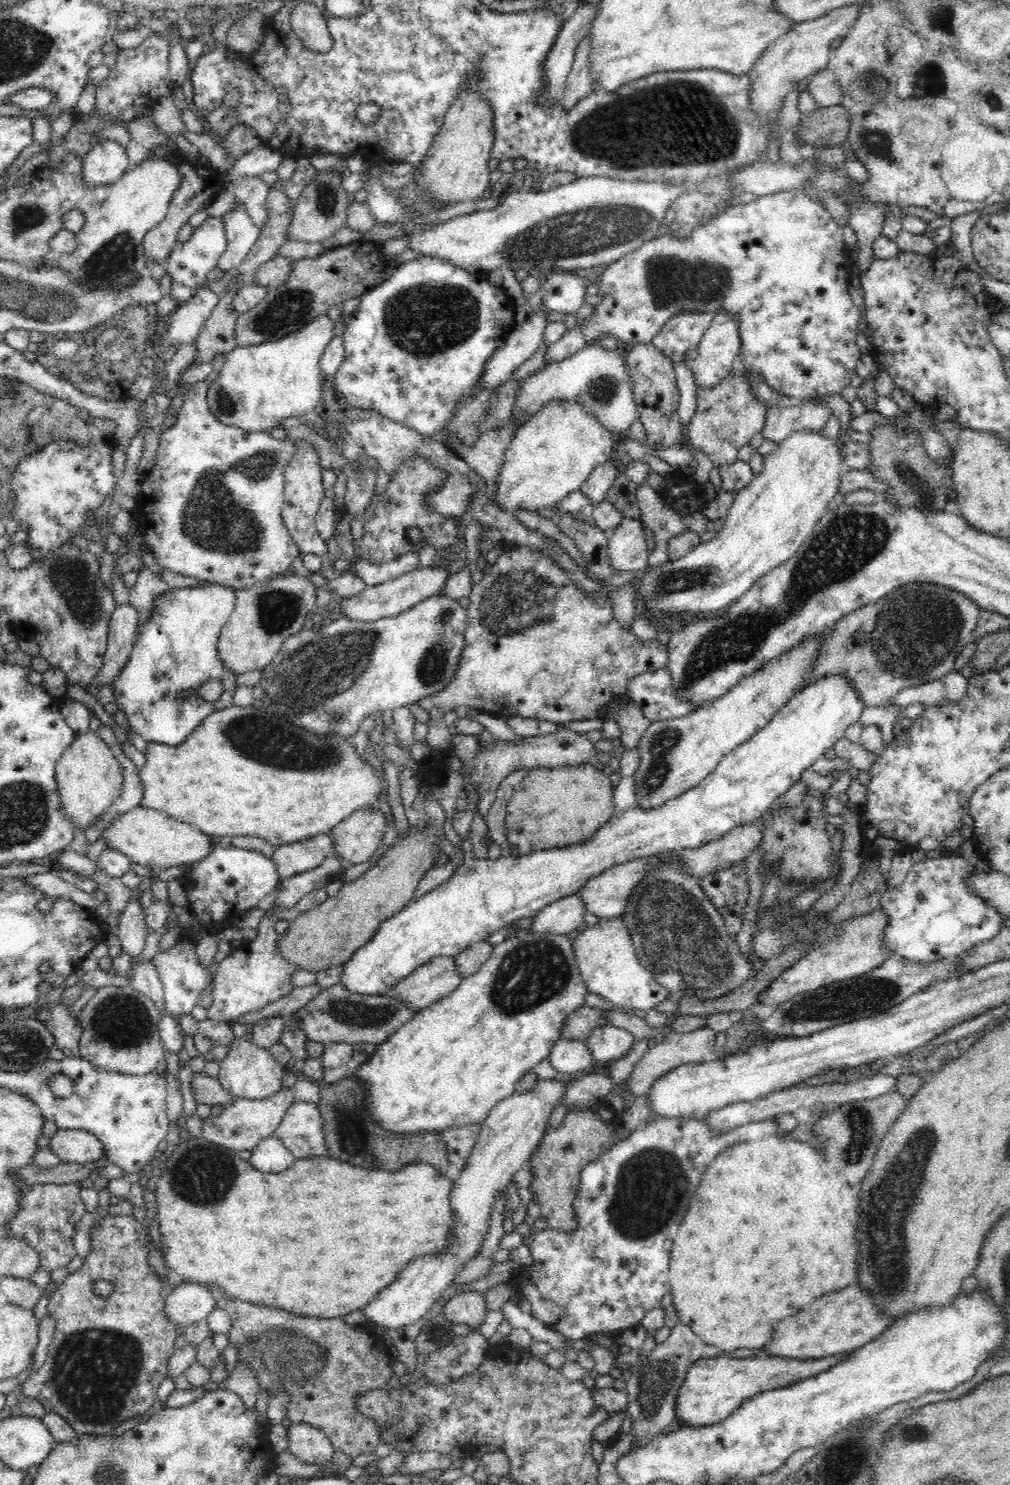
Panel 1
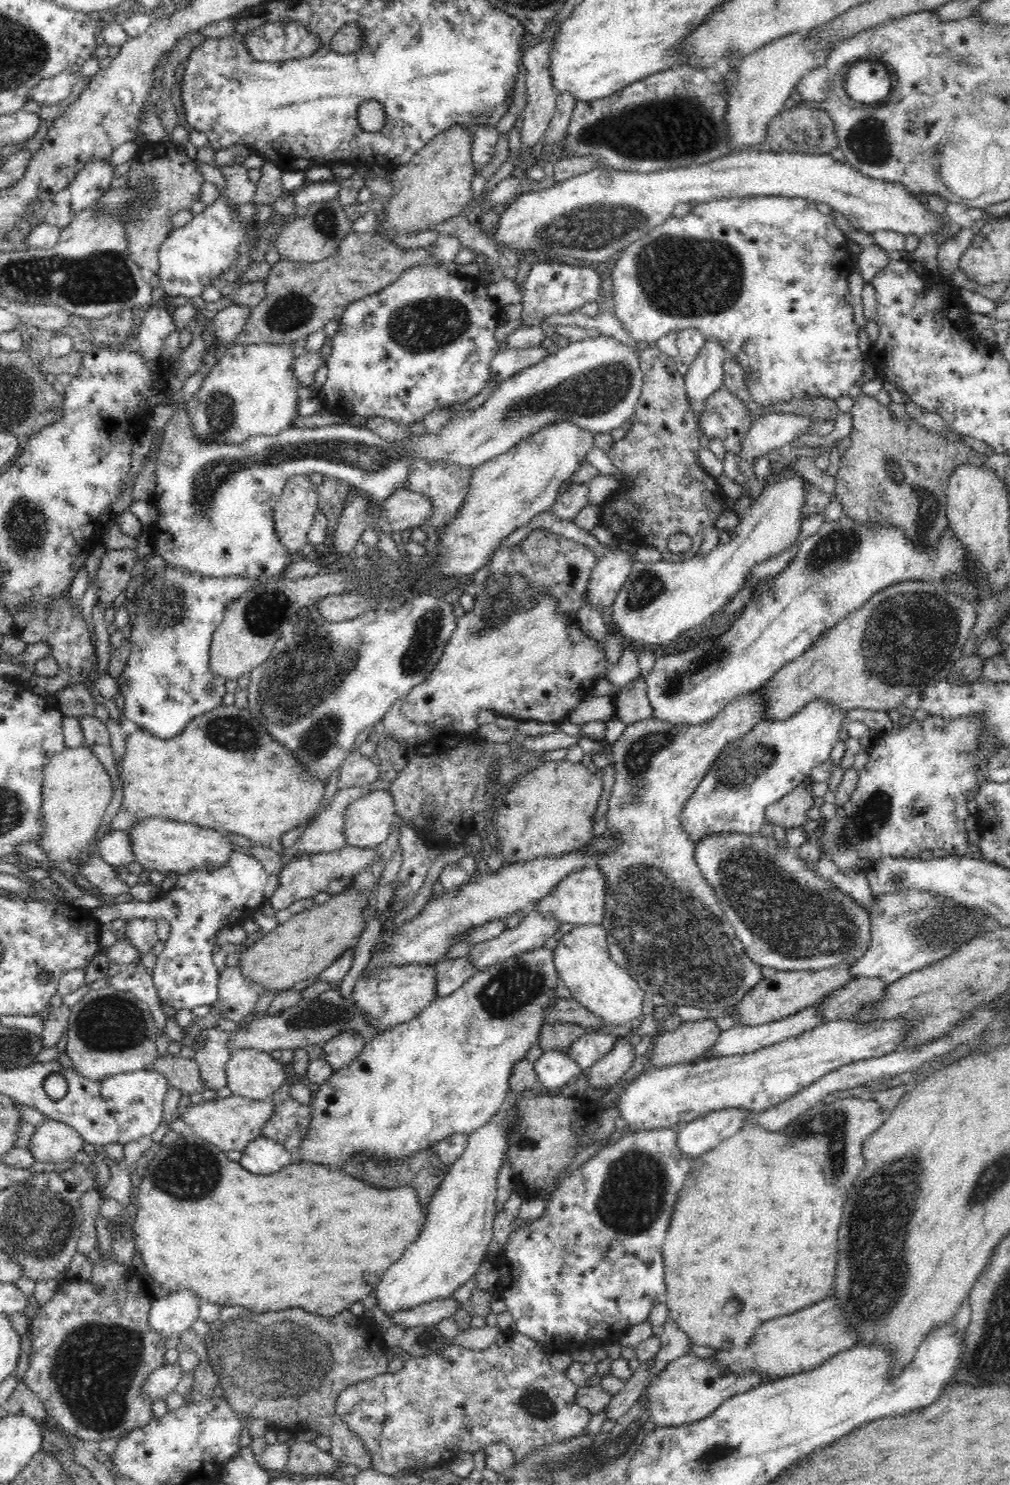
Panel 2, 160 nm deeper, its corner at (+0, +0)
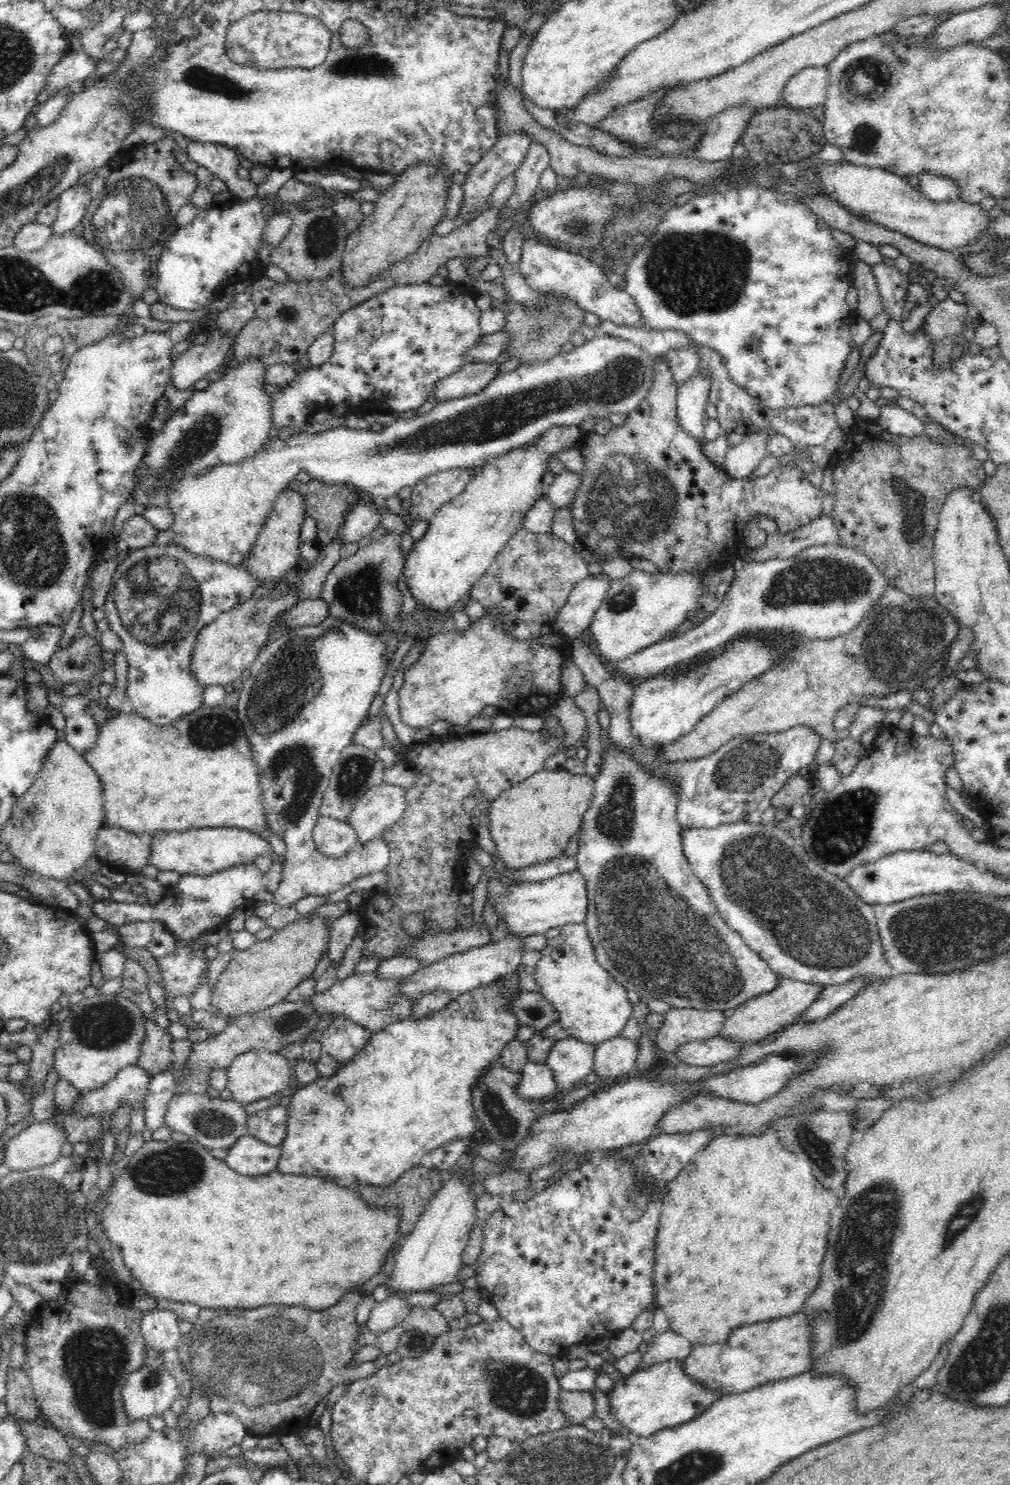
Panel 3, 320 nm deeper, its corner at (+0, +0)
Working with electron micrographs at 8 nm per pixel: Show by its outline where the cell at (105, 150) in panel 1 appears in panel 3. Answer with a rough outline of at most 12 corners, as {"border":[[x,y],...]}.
{"border":[[88,182],[59,196],[53,236],[70,232],[83,220],[92,198]]}

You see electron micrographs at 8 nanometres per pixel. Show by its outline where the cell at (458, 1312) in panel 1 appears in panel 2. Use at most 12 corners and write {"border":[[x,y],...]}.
{"border":[[432,1299],[389,1314],[392,1326],[434,1326],[453,1318],[457,1299]]}

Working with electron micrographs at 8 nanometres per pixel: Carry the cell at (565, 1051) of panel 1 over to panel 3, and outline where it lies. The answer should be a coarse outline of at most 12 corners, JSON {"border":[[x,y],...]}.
{"border":[[528,1061],[521,1070],[518,1096],[548,1098],[556,1090],[545,1062]]}

